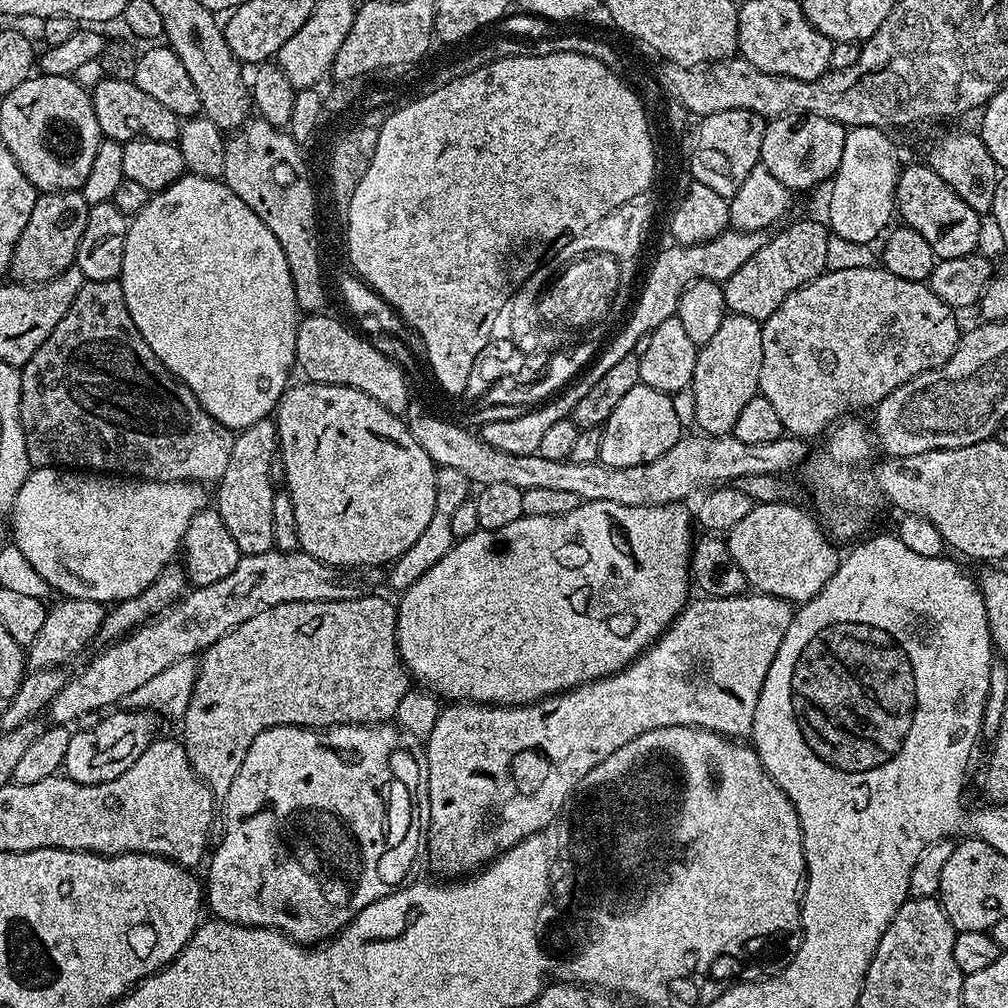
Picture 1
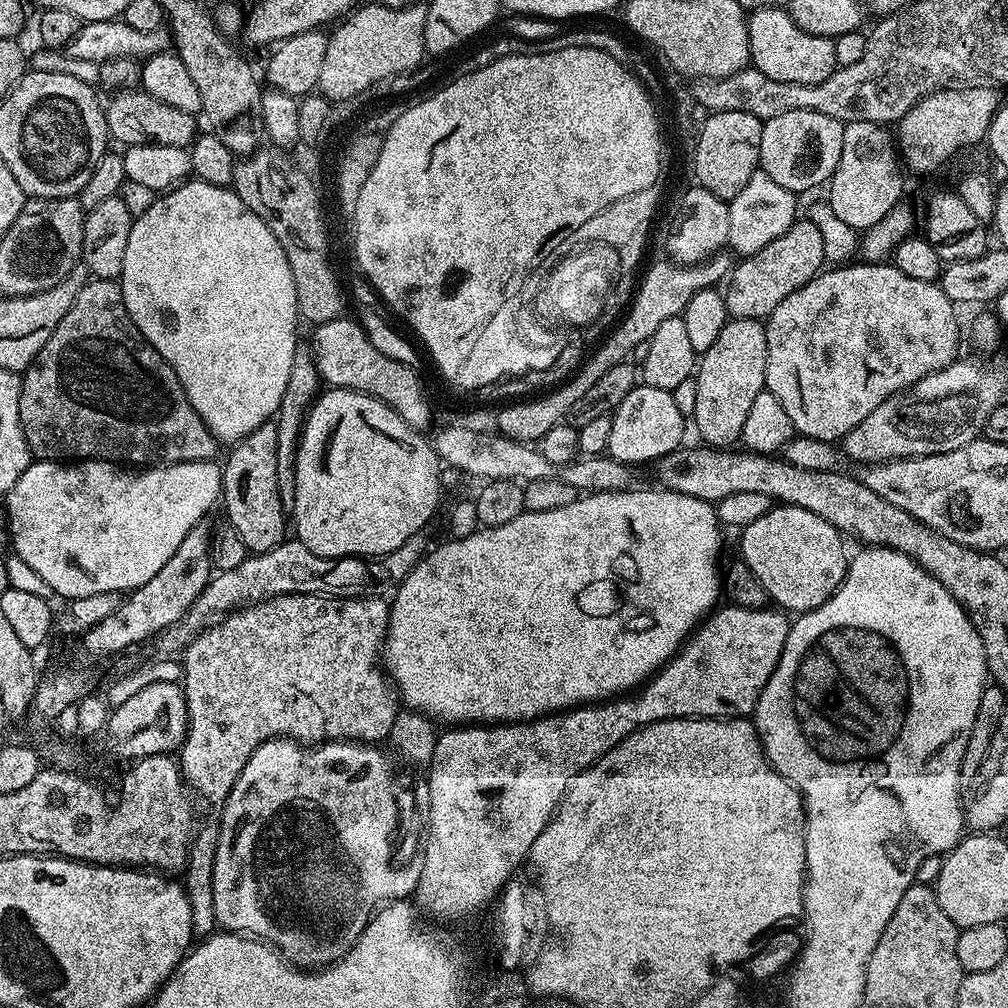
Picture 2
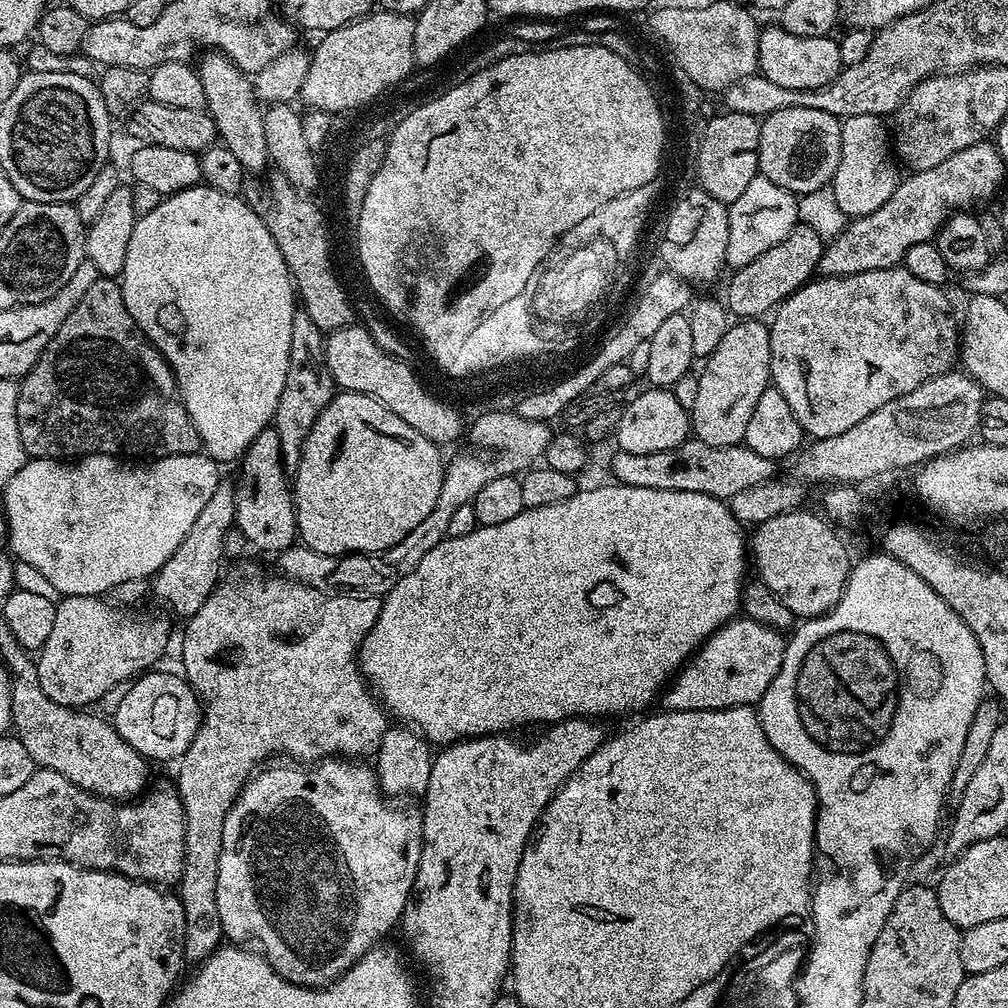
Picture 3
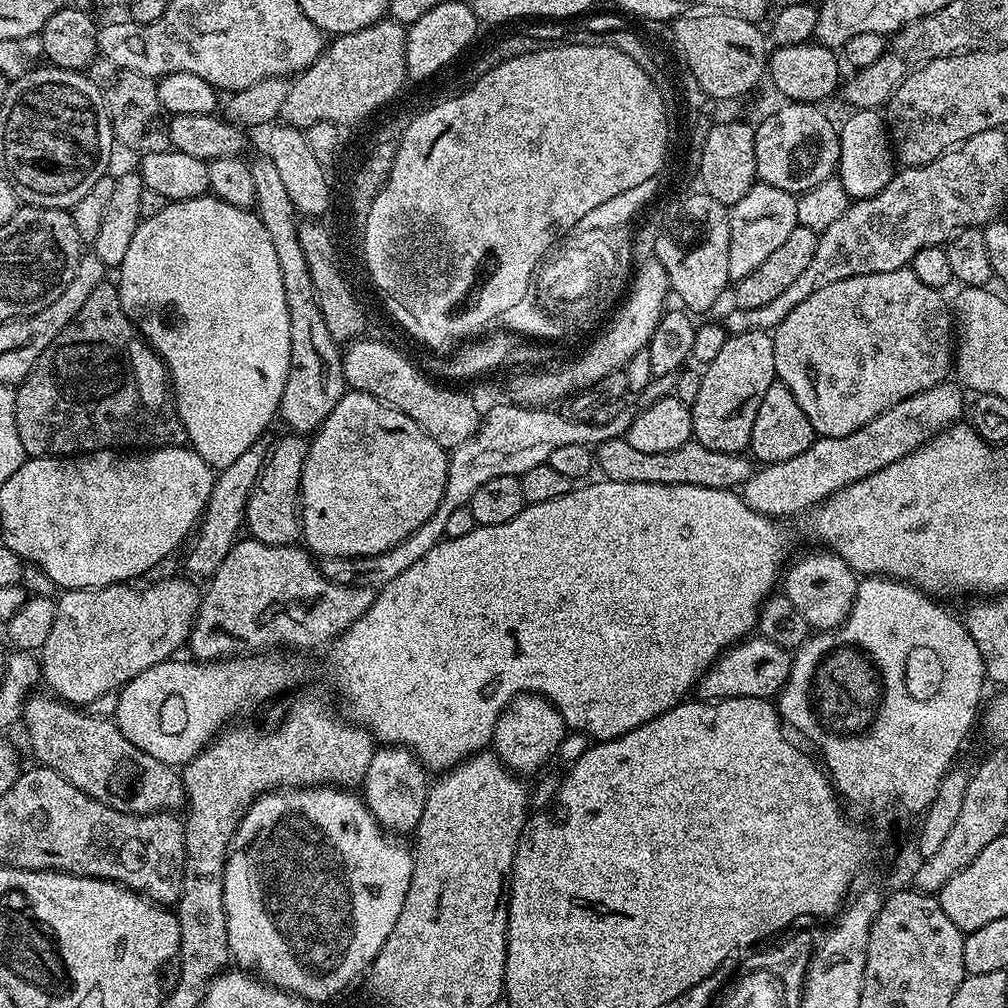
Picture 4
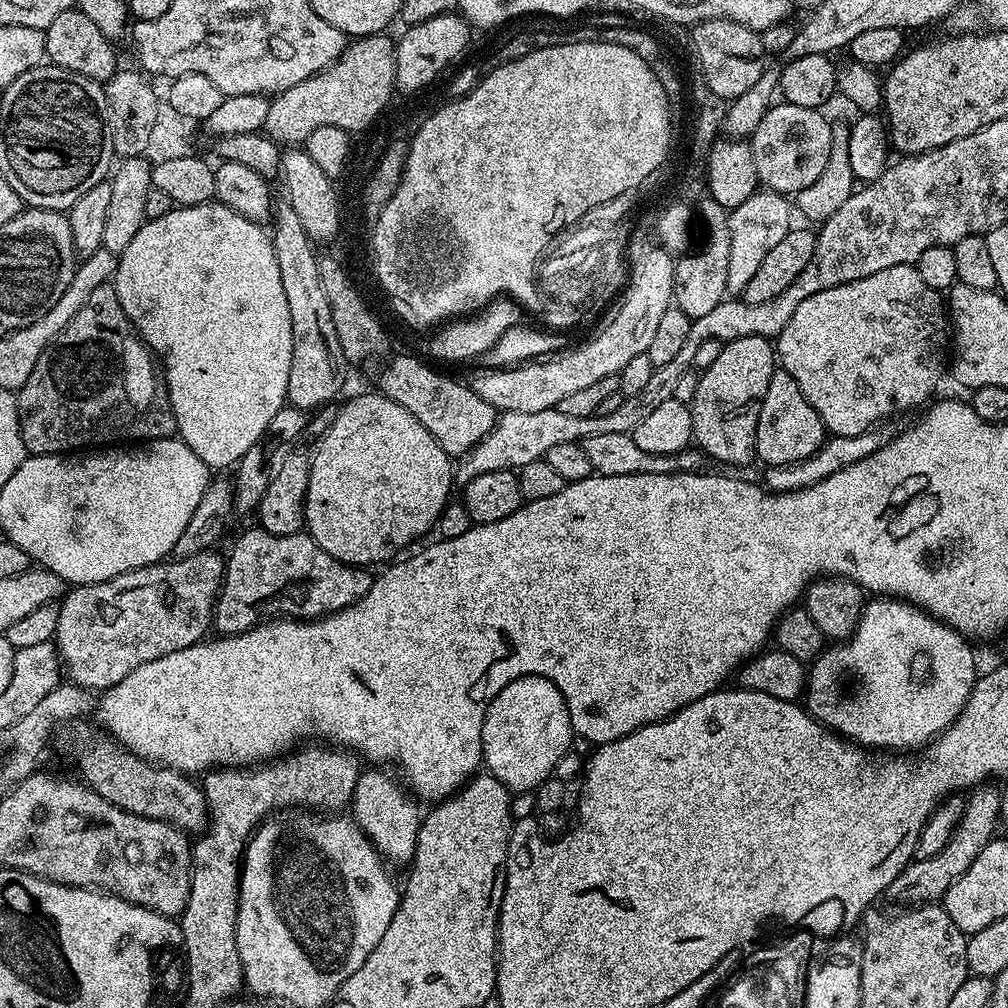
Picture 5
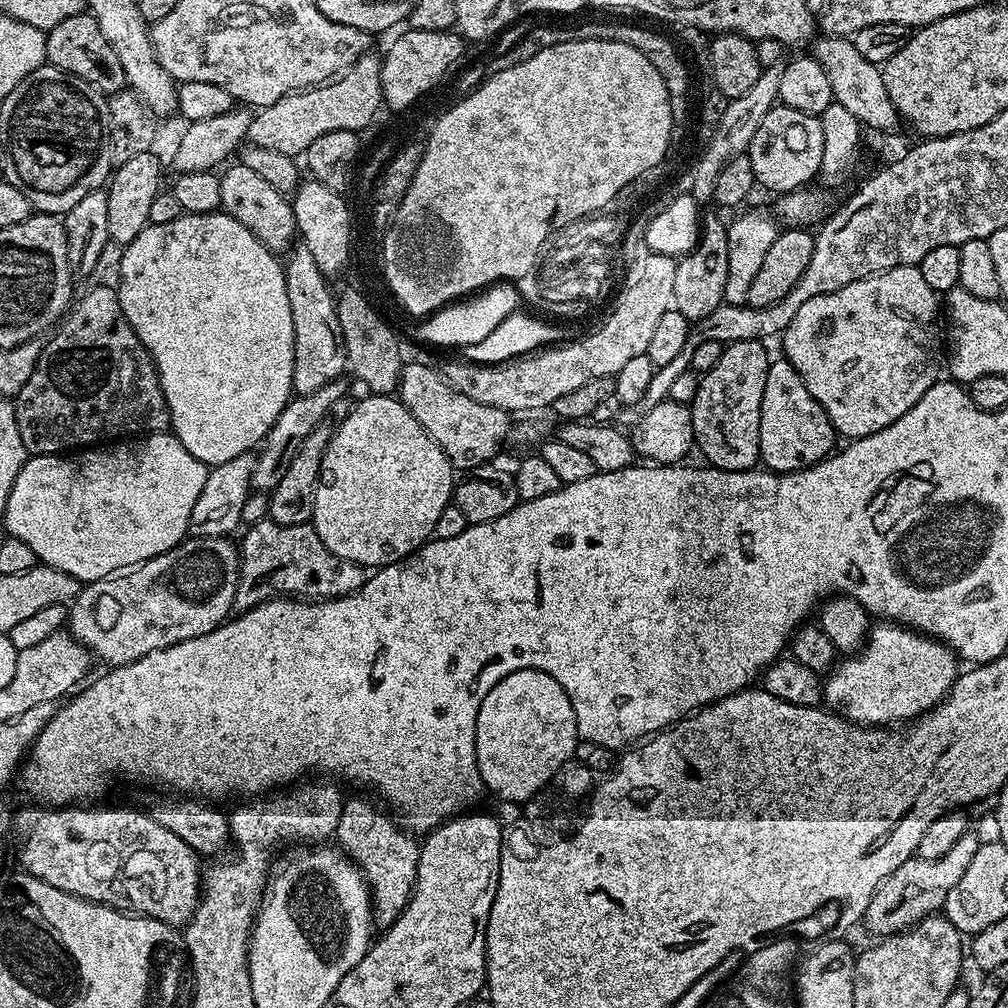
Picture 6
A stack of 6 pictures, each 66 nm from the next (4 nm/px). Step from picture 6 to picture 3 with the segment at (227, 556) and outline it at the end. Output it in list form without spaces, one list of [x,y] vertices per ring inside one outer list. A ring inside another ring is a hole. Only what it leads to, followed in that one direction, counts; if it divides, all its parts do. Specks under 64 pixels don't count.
[[[65,596],[56,605],[56,613],[54,614],[54,627],[50,629],[50,635],[46,637],[46,642],[39,650],[35,657],[36,669],[38,670],[38,682],[42,686],[42,690],[46,690],[46,698],[53,700],[55,704],[61,704],[67,708],[83,709],[85,706],[95,705],[106,690],[111,690],[118,683],[132,682],[137,676],[155,669],[156,664],[164,656],[164,651],[168,648],[168,620],[167,615],[164,616],[135,616],[135,611],[125,610],[123,608],[112,607],[107,599],[100,596]]]

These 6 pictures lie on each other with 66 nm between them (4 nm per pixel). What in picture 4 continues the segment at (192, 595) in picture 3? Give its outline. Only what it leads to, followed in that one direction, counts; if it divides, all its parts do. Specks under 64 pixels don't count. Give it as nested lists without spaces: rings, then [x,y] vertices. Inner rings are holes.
[[[264,438],[256,440],[254,446],[250,446],[250,450],[242,454],[242,458],[238,458],[238,462],[230,462],[230,466],[216,472],[212,493],[204,508],[204,514],[200,517],[200,523],[195,529],[194,539],[191,541],[192,549],[188,552],[188,568],[193,572],[191,573],[193,577],[211,578],[218,570],[218,566],[222,566],[222,558],[230,554],[230,550],[241,535],[248,514],[248,499],[252,497],[256,481],[260,479],[260,472],[270,451],[269,441],[266,441]]]

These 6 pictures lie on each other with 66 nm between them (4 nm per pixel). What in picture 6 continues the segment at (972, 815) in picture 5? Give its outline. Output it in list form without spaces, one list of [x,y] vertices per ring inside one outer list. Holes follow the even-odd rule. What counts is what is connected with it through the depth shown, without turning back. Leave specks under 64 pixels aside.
[[[969,830],[962,834],[962,838],[958,838],[957,844],[947,854],[942,854],[942,858],[913,858],[902,862],[902,866],[898,866],[894,874],[890,874],[880,883],[874,898],[870,898],[870,906],[862,921],[863,927],[868,927],[876,938],[897,936],[898,933],[913,928],[925,916],[937,915],[944,907],[946,894],[950,894],[954,886],[958,886],[958,878],[966,874],[966,866],[970,866],[970,861],[974,859],[974,854],[978,854],[980,845],[975,831]]]

